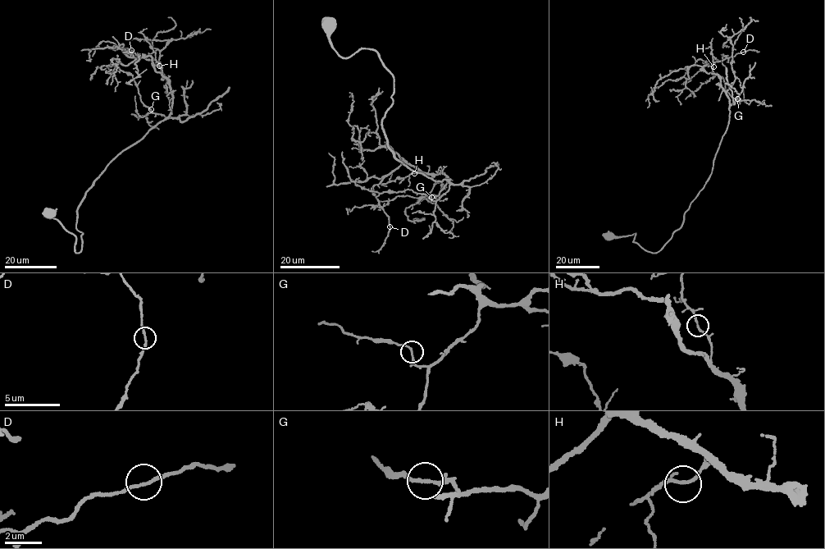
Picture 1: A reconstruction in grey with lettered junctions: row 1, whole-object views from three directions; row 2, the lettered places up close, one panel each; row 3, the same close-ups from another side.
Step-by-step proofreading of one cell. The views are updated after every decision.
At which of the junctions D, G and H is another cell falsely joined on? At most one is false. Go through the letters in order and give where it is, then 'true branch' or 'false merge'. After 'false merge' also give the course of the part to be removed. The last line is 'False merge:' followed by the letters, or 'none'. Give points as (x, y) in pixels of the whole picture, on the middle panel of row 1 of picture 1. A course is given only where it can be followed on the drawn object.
D: place (389, 226); true branch
G: place (431, 197); true branch
H: place (414, 173); true branch
False merge: none

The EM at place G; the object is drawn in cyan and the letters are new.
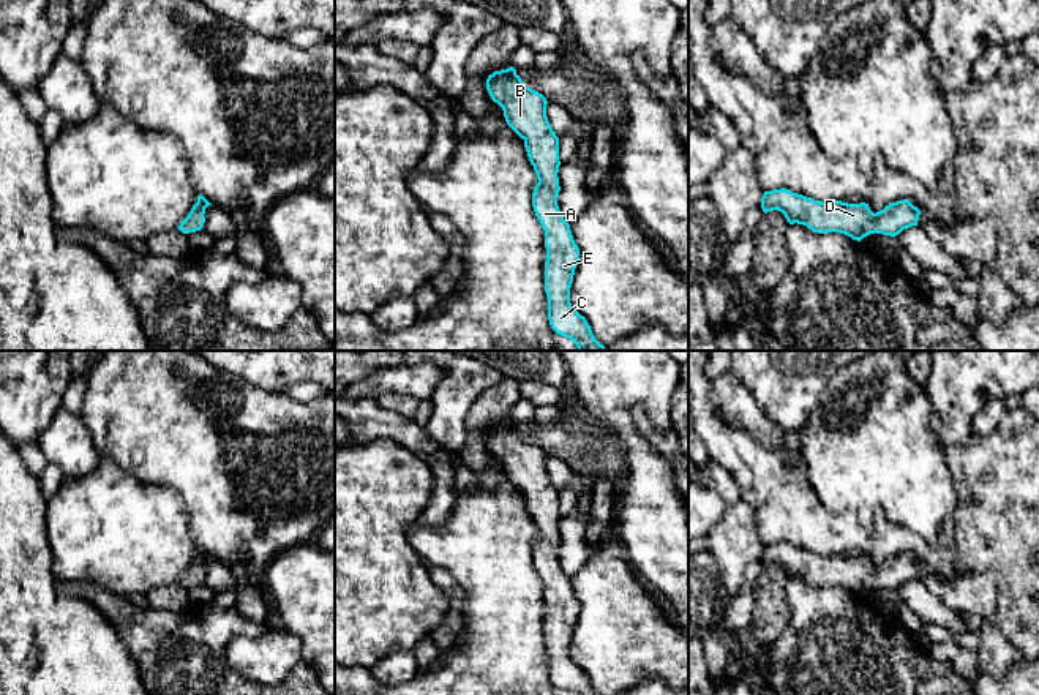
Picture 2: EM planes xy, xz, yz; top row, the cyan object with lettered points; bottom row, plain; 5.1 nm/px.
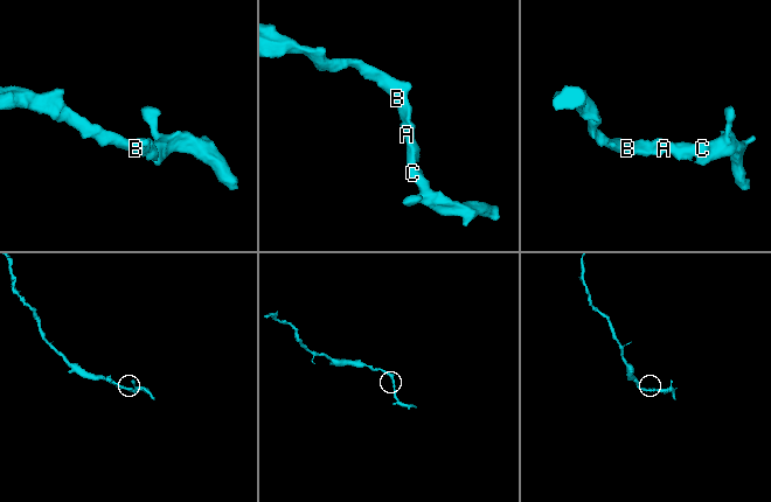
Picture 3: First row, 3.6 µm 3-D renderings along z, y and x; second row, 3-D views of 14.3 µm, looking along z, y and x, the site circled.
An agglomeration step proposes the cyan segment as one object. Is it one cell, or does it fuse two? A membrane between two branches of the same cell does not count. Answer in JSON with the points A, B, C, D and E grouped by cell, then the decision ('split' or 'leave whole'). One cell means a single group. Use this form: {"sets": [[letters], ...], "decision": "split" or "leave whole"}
{"sets": [["A", "B", "C", "D", "E"]], "decision": "leave whole"}

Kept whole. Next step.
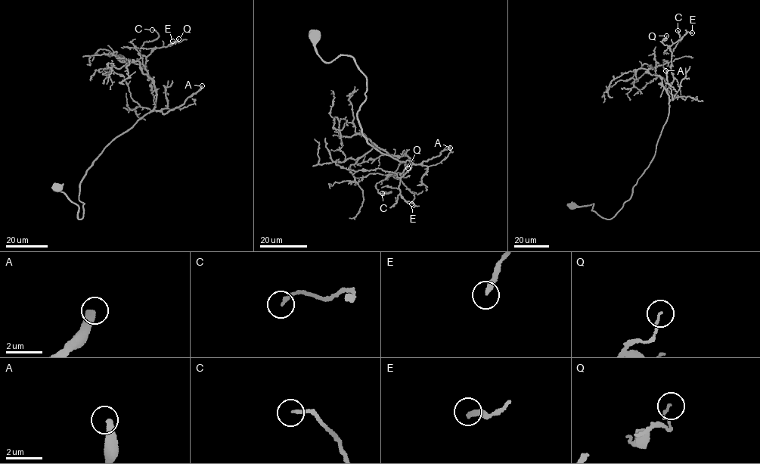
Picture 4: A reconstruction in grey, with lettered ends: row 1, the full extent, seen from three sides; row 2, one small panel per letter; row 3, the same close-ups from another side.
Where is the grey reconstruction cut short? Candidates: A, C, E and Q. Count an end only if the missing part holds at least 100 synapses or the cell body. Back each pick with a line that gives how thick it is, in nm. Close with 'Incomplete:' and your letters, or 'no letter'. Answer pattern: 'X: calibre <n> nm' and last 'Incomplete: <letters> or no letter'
A: calibre 440 nm
Incomplete: A

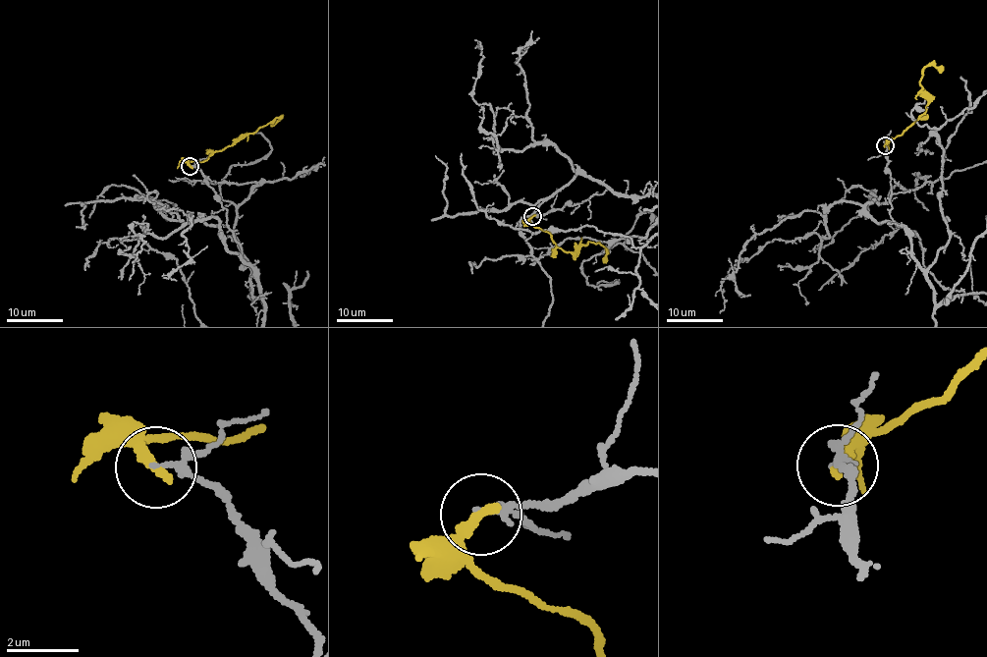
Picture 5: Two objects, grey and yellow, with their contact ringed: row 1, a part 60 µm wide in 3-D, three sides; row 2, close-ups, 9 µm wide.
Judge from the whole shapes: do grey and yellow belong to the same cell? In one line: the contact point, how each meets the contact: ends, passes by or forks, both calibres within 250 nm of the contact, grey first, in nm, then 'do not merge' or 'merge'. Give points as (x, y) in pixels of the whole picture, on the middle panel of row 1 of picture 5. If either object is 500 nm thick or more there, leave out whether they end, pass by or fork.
(532, 216) | grey passes by | yellow ends | 150/340 nm | do not merge

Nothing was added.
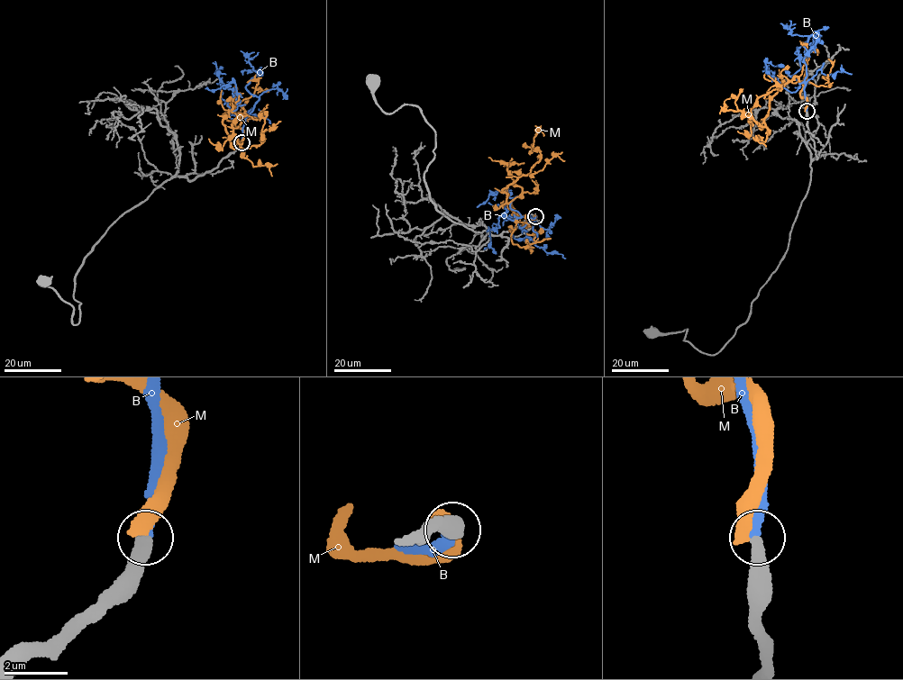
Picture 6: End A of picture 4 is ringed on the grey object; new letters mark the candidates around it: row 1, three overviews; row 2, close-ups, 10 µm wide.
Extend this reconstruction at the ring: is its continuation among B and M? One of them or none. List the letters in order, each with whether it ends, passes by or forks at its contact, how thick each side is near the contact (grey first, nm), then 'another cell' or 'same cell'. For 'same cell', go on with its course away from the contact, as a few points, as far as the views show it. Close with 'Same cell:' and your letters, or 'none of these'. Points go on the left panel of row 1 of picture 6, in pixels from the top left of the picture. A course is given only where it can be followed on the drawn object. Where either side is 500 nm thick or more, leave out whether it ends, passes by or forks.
B: it ends; calibres 460 and 340 nm; same cell; course (241, 142), (248, 115), (234, 119), (229, 114), (237, 108), (235, 85), (230, 82), (215, 89), (205, 88)
M: it ends; calibres 440 and 480 nm; another cell
Same cell: B

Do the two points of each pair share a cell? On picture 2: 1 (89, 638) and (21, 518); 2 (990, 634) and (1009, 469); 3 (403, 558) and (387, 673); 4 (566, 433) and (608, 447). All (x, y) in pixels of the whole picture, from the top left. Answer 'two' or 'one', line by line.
1: one
2: two
3: two
4: one

